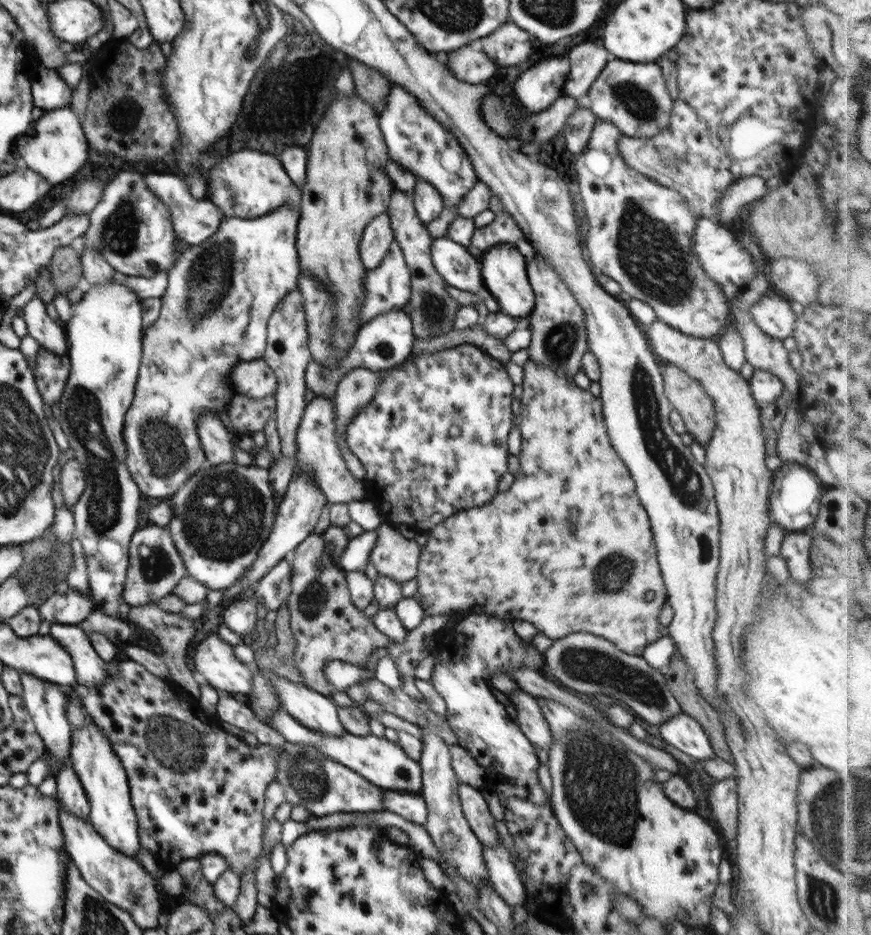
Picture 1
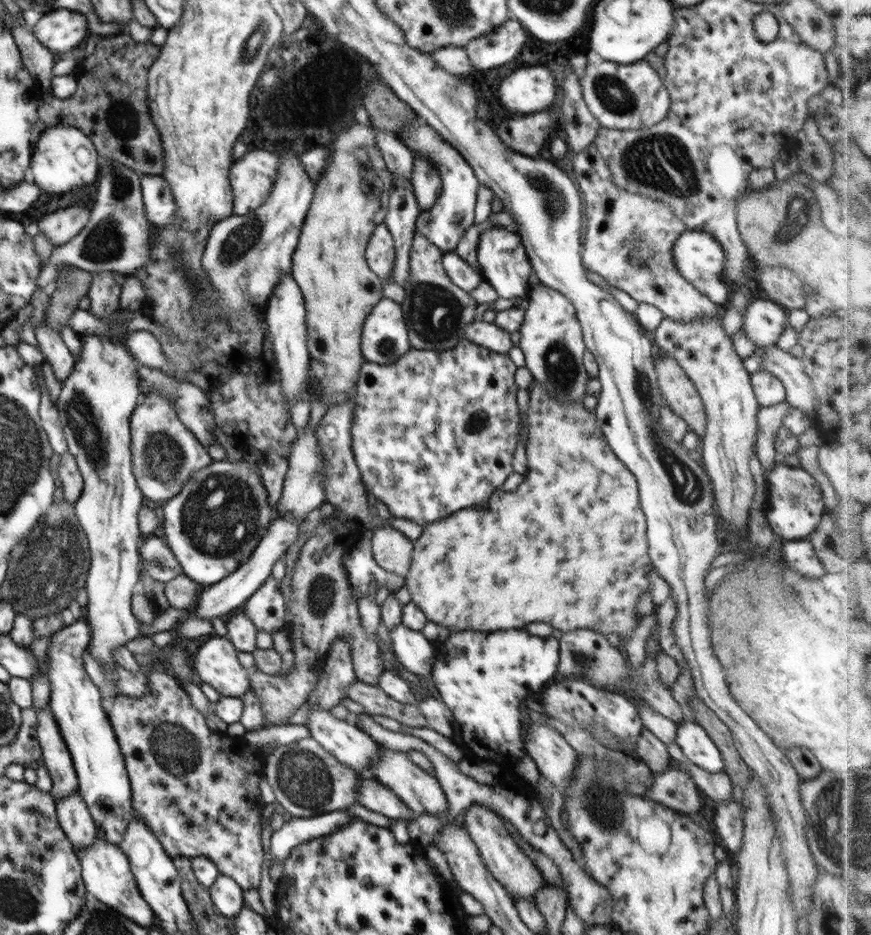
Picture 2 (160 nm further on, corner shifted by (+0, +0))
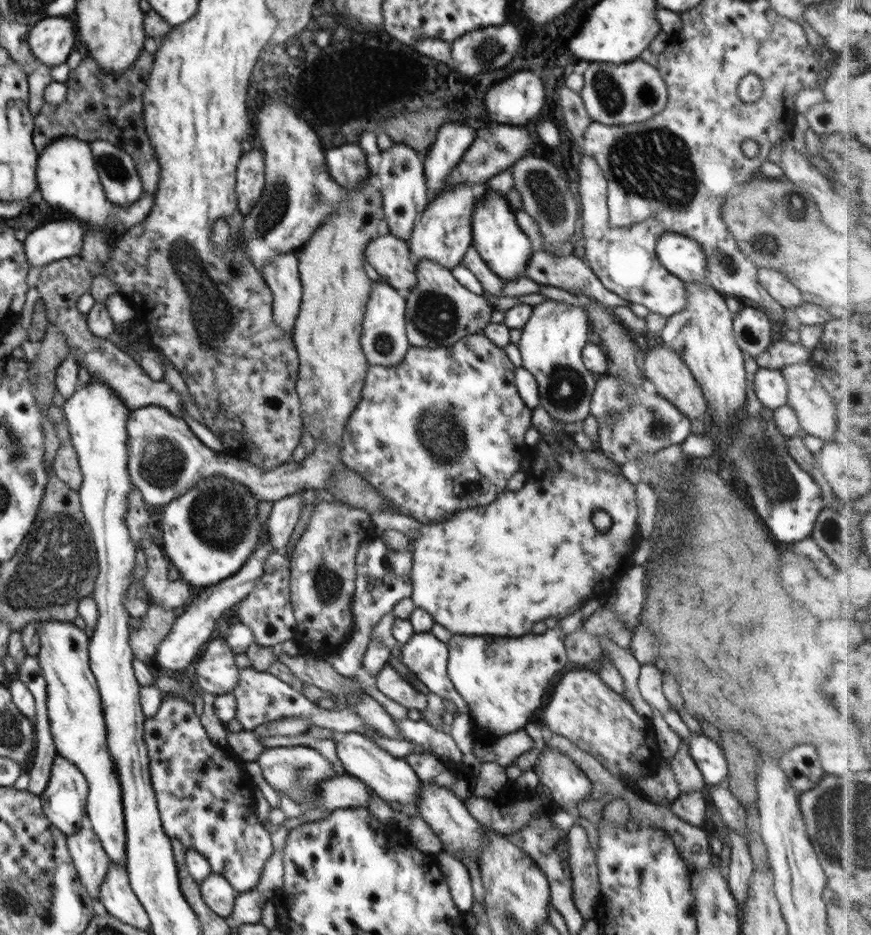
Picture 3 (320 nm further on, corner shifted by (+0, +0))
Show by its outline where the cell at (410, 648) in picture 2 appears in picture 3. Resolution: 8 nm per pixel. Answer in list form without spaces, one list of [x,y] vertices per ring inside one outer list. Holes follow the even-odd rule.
[[[430,632],[414,633],[402,646],[401,662],[405,664],[430,693],[446,700],[450,708],[469,714],[467,702],[456,692],[448,678],[448,648]]]

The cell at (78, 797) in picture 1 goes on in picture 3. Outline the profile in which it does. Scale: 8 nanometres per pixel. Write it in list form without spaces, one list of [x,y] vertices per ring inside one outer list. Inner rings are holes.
[[[83,816],[79,830],[67,836],[67,847],[90,899],[94,903],[98,902],[100,886],[109,873],[111,860],[93,831],[88,816]]]

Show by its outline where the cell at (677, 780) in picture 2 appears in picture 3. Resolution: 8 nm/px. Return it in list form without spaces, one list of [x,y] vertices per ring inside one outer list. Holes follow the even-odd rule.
[[[682,739],[680,750],[668,763],[672,767],[672,772],[681,788],[681,794],[690,791],[700,791],[704,788],[705,782],[700,769],[690,758],[688,752],[689,739]]]

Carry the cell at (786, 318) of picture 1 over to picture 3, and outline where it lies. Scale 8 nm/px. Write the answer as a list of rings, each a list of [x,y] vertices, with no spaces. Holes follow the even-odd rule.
[[[743,306],[733,317],[735,341],[744,355],[756,357],[772,345],[772,332],[776,326],[761,309]]]

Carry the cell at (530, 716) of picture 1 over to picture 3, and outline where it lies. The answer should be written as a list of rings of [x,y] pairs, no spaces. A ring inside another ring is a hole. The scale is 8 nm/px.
[[[545,746],[534,768],[540,784],[547,786],[554,803],[566,810],[582,804],[592,792],[591,780],[562,752]]]

